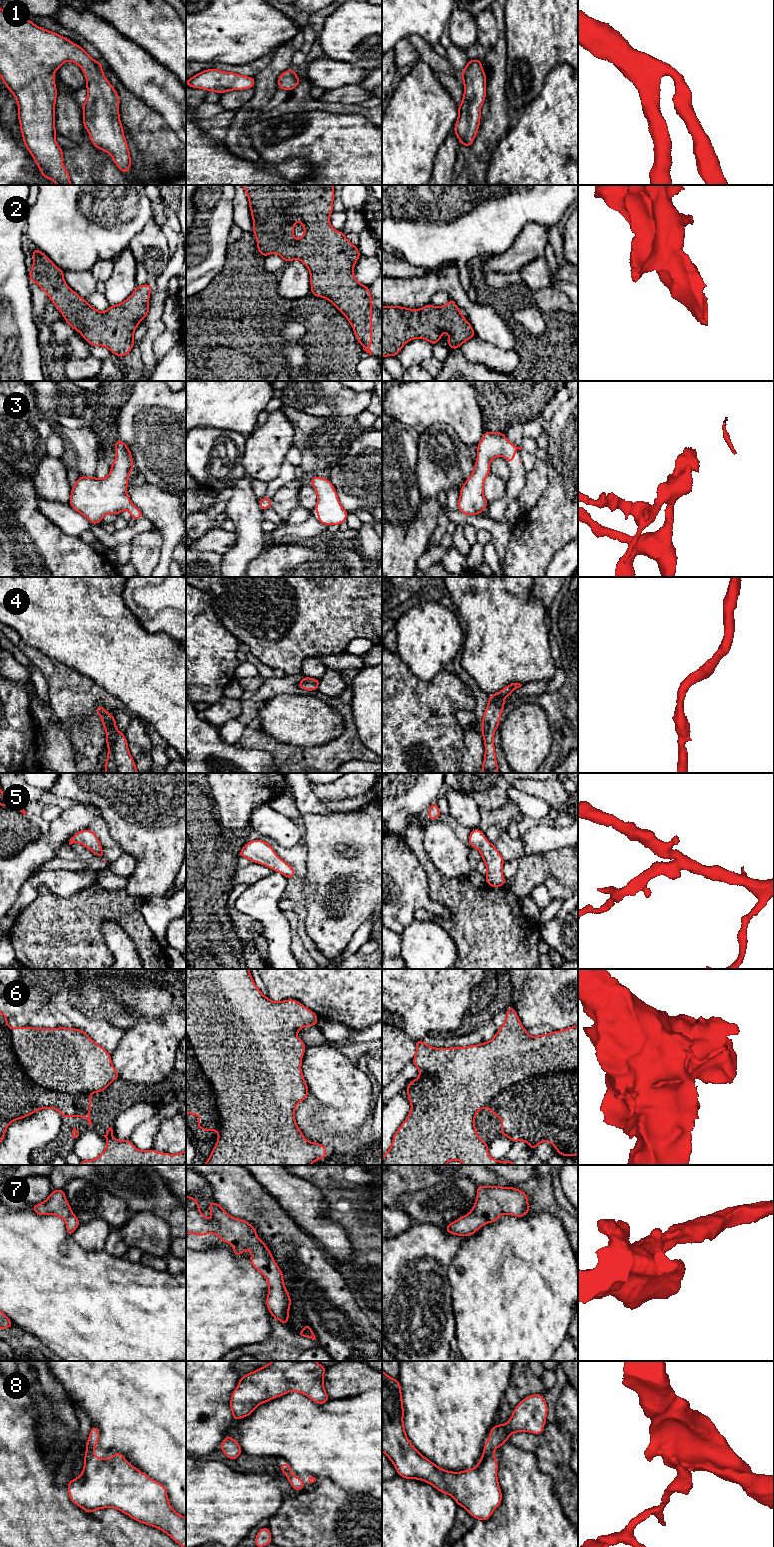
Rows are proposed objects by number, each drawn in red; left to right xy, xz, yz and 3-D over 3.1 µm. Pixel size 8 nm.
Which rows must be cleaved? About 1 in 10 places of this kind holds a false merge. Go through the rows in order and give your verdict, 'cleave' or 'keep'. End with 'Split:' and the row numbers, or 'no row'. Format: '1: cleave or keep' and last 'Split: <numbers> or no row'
1: keep
2: keep
3: keep
4: keep
5: keep
6: keep
7: keep
8: keep
Split: no row

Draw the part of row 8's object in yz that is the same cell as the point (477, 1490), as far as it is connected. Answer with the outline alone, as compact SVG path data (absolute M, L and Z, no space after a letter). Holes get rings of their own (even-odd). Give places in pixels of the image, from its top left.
M382 1370L382 1452L392 1462L398 1475L405 1479L417 1479L431 1484L439 1492L450 1495L458 1506L465 1508L476 1520L488 1520L502 1502L502 1492L497 1478L498 1462L494 1456L495 1449L508 1442L508 1437L515 1432L541 1434L547 1413L548 1407L543 1395L527 1396L516 1406L505 1425L498 1423L490 1430L489 1438L484 1443L483 1454L474 1468L461 1472L444 1470L421 1455L411 1444L403 1422L401 1384L399 1380L388 1376Z

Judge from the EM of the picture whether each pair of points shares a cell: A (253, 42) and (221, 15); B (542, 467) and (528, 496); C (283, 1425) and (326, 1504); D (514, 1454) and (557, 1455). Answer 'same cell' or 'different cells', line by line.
A: same cell
B: same cell
C: different cells
D: different cells

